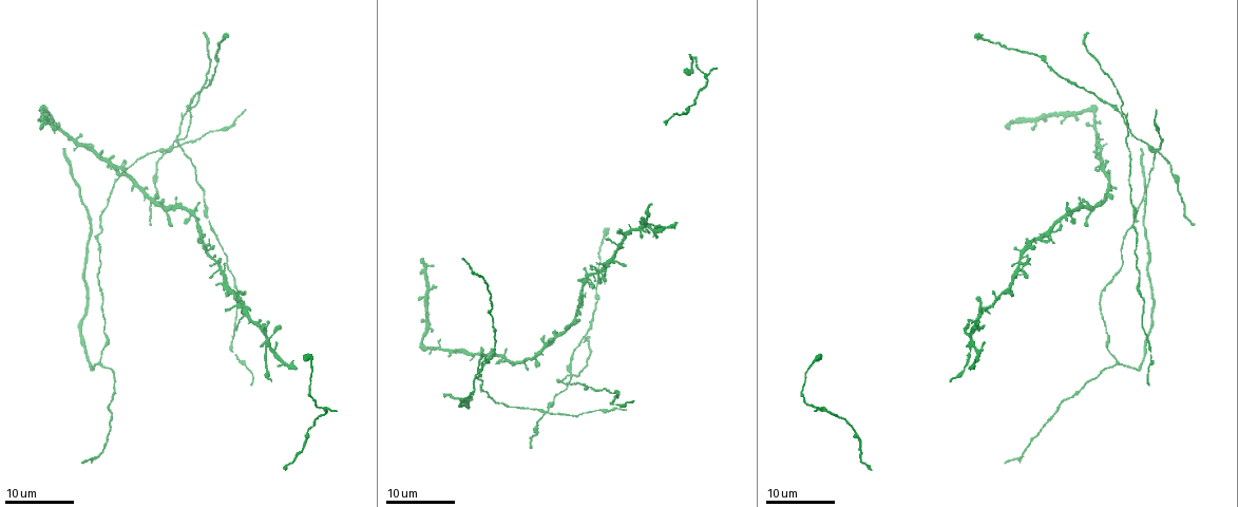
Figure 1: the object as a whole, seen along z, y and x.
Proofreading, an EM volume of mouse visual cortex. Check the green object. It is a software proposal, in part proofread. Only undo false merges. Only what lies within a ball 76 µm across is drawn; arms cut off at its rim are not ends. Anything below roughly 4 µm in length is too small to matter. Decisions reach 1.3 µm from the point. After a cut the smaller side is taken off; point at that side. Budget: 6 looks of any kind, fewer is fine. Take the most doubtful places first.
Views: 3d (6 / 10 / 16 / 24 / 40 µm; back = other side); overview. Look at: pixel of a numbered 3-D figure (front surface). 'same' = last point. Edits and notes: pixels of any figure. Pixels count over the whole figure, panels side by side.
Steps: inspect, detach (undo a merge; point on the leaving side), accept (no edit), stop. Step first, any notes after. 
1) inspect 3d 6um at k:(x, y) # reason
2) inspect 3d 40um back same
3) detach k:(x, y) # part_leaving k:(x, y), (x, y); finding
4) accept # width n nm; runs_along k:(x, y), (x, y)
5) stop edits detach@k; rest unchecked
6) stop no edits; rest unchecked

inspect 3d 24um at 1:(268, 344) # four-way junction

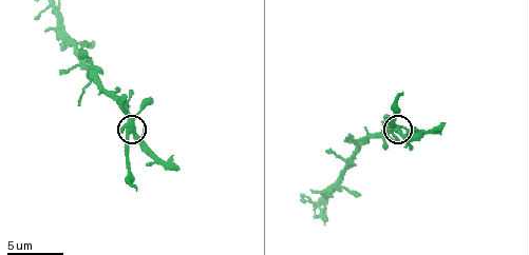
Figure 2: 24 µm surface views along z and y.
inspect 3d 6um at 2:(129, 130)

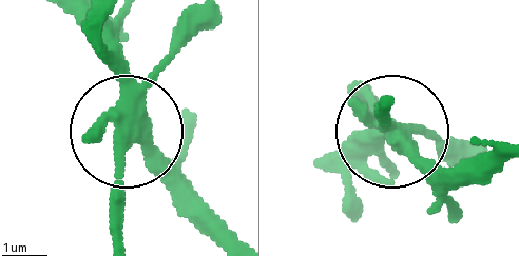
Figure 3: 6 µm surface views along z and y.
detach 3:(121, 204) # arms 4; part_leaving 3:(125, 137), (125, 247); two neurons meet here

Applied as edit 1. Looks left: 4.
inspect 3d 24um at 1:(186, 112) # four or more arms meet

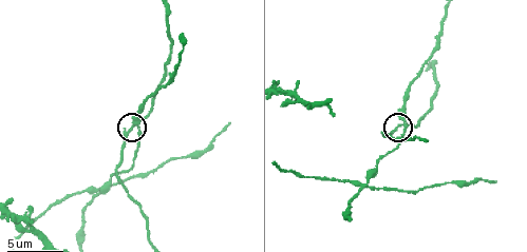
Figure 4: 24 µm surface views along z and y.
inspect 3d 10um at 4:(132, 128)

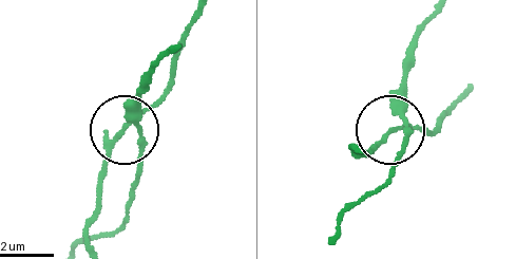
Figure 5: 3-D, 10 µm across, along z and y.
accept # side_arm 28 um; arms 4; one neuron here

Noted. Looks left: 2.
inspect 3d 10um at 2:(340, 182) # four arms meet

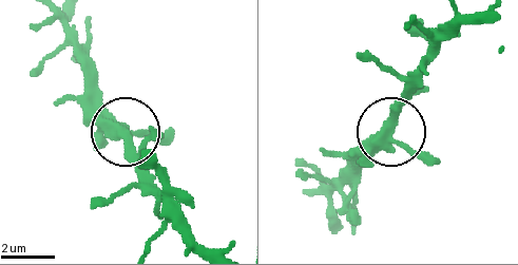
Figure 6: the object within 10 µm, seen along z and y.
accept # width 340 nm; runs_along 6:(56, 16), (88, 91), (119, 125), (129, 158), (158, 190); all the same neuron

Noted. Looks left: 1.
stop edits detach@3; rest unchecked

